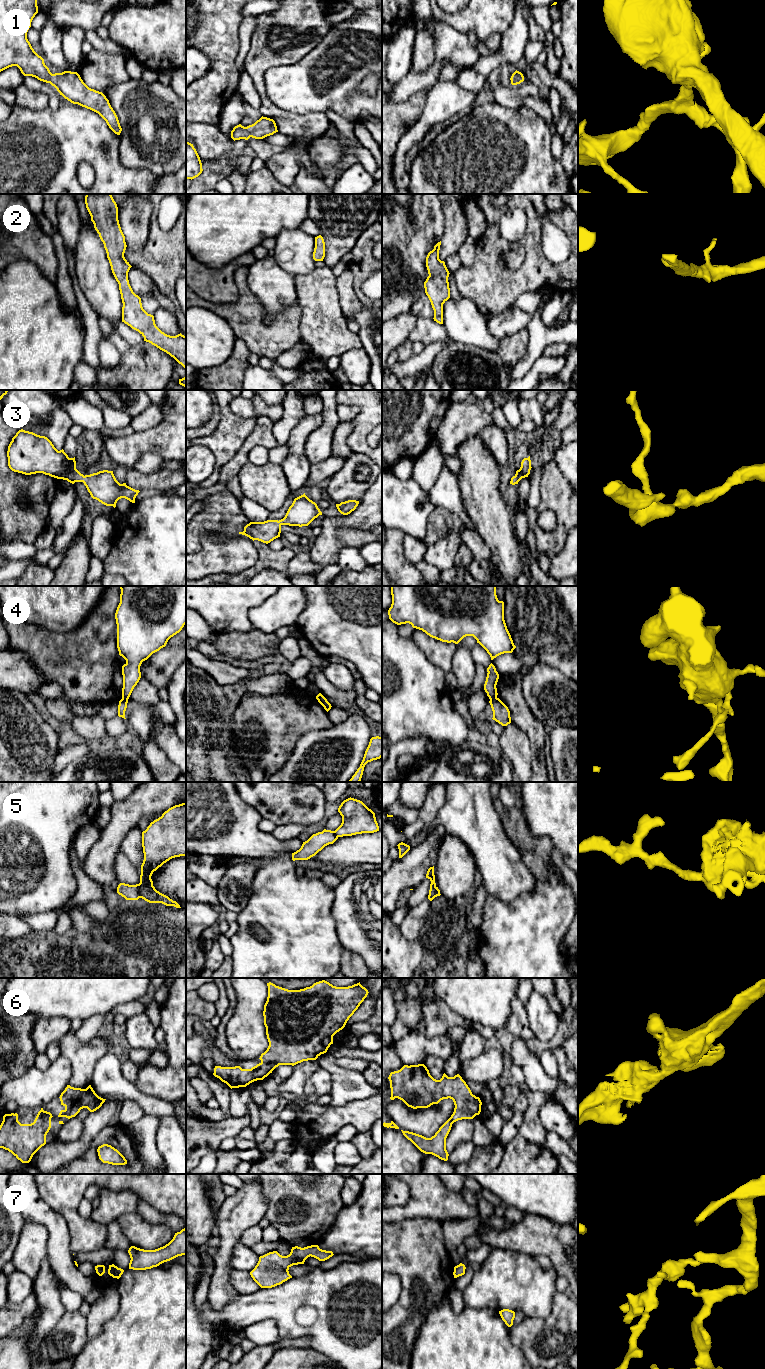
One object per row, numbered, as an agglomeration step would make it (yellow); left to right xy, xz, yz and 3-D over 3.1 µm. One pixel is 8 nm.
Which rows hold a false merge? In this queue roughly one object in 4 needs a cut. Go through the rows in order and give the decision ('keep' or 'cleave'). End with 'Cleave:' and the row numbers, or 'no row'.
1: keep
2: keep
3: keep
4: cleave
5: cleave
6: keep
7: keep
Cleave: 4, 5

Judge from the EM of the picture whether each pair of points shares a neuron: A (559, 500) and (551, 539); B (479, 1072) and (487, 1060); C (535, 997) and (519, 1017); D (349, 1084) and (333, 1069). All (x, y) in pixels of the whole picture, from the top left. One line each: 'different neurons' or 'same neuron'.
A: same neuron
B: same neuron
C: different neurons
D: same neuron

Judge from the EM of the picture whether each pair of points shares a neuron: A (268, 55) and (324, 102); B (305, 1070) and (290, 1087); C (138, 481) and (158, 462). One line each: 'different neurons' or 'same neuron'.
A: different neurons
B: same neuron
C: different neurons

